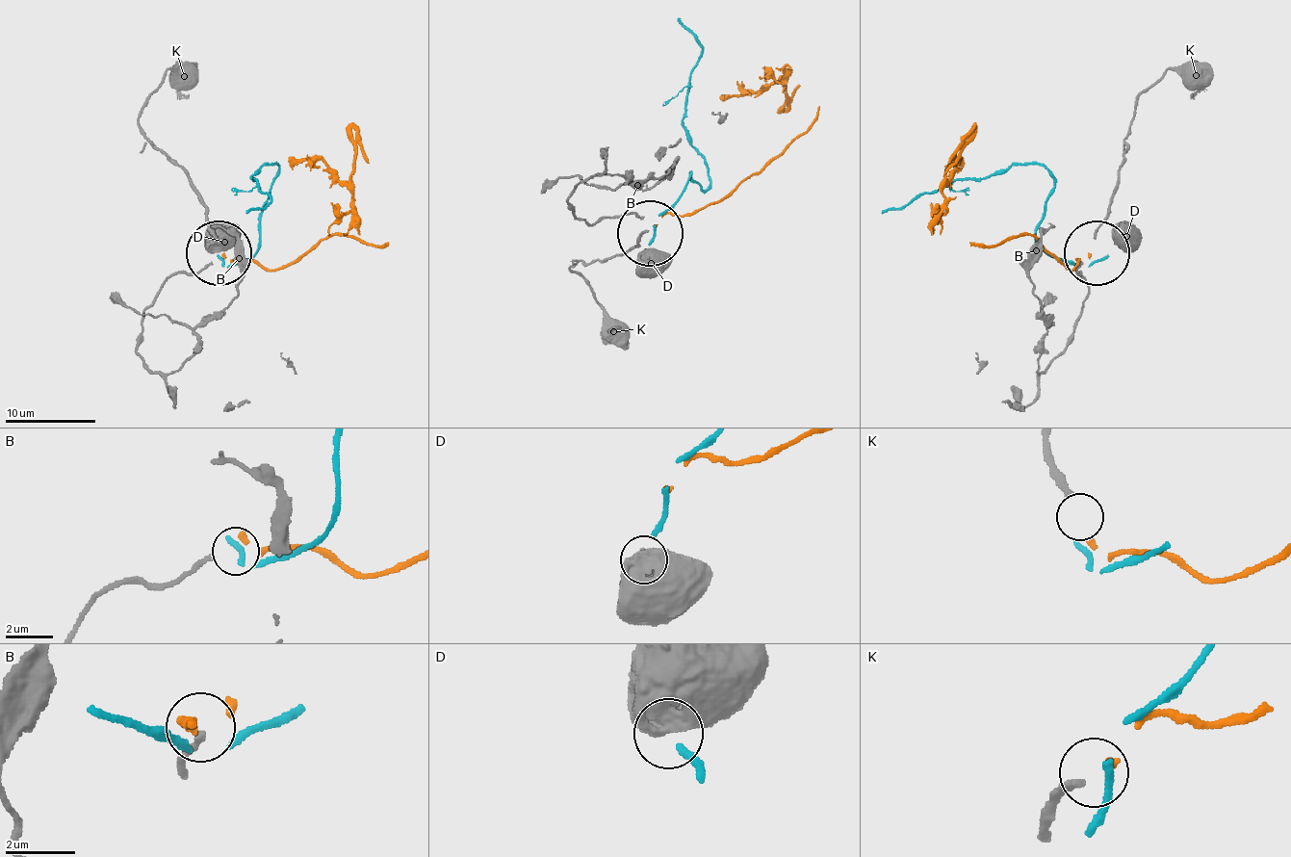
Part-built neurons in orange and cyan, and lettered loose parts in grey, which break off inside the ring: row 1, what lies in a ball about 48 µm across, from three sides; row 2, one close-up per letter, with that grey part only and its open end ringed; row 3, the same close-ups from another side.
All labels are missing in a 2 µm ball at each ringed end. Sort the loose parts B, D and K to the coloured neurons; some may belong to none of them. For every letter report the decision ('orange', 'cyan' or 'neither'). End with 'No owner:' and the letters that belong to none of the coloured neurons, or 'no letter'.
B: neither
D: cyan
K: orange
No owner: B

